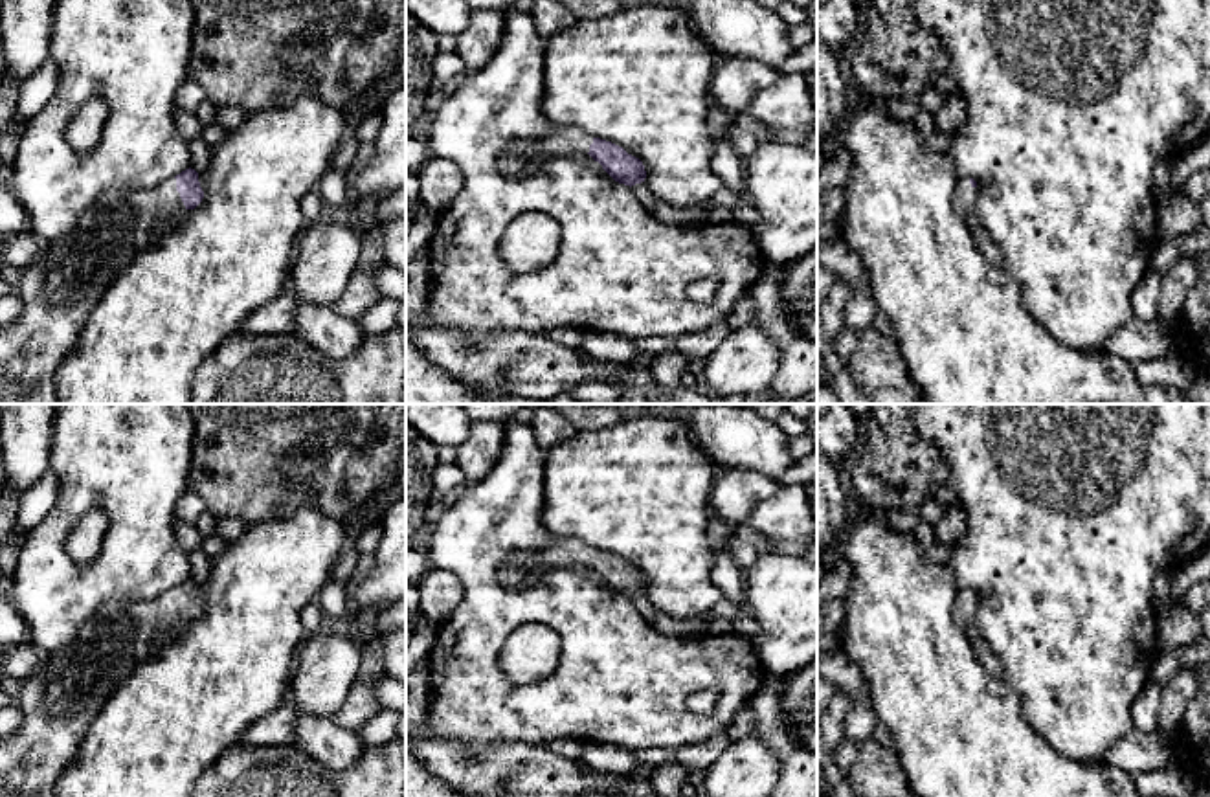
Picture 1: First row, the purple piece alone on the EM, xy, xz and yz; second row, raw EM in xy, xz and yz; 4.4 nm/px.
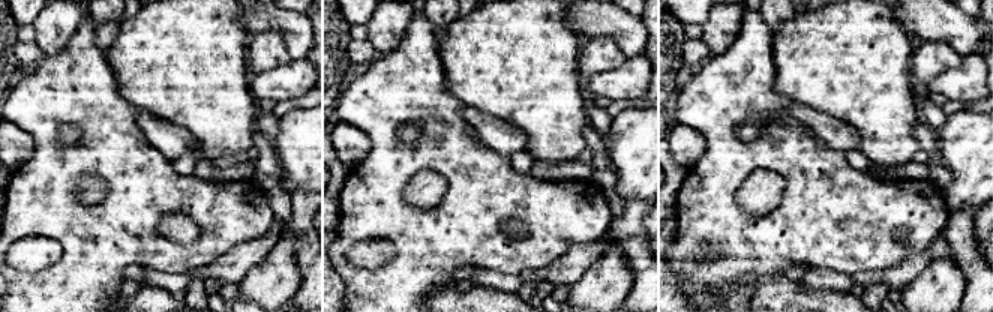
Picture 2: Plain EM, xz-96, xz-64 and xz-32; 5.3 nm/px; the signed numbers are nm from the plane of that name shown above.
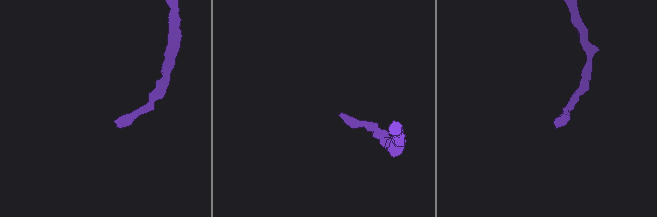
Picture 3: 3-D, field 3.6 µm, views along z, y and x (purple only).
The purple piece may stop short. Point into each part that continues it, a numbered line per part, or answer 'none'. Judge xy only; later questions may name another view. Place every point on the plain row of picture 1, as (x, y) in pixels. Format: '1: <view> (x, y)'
1: xy (68, 687)

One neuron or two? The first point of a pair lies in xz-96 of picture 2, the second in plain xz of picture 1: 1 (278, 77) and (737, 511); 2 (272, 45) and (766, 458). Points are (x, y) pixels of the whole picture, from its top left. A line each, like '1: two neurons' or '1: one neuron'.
1: two neurons
2: two neurons

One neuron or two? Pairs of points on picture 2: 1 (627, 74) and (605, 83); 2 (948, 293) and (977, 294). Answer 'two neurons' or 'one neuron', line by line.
1: one neuron
2: two neurons

